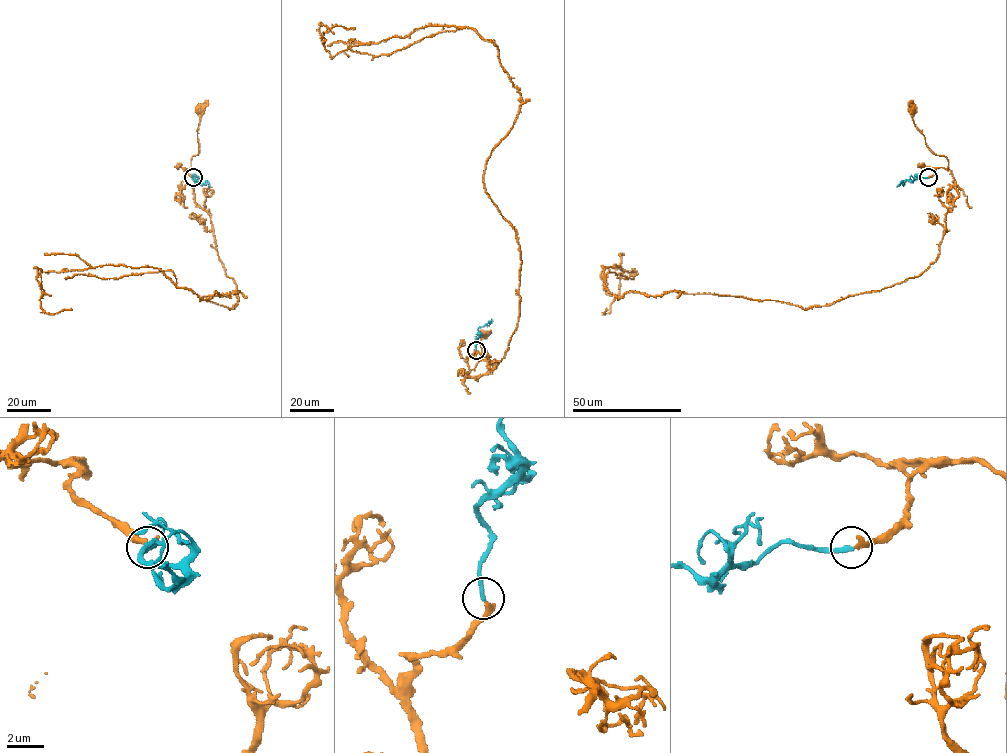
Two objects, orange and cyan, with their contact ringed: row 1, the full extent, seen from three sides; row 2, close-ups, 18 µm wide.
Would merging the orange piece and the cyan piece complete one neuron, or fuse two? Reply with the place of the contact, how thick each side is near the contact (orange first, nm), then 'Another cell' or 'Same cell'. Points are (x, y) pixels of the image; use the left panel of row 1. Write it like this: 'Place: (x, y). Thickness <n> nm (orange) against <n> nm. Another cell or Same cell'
Place: (193, 177). Thickness 280 nm (orange) against 240 nm. Another cell

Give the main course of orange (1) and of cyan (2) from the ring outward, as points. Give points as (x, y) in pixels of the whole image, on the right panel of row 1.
1: (928, 177), (938, 167), (947, 169), (948, 160), (930, 150), (914, 123), (913, 110)
2: (928, 177), (905, 180), (904, 184), (897, 187)

